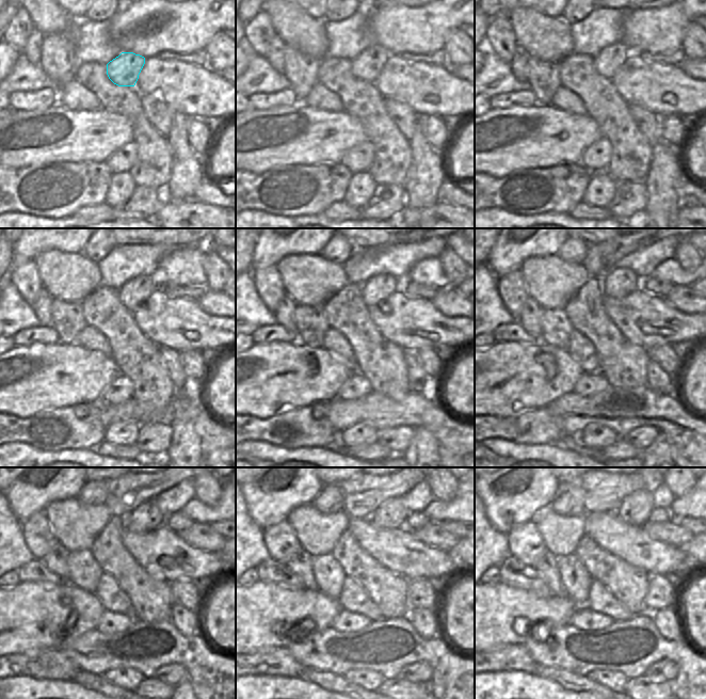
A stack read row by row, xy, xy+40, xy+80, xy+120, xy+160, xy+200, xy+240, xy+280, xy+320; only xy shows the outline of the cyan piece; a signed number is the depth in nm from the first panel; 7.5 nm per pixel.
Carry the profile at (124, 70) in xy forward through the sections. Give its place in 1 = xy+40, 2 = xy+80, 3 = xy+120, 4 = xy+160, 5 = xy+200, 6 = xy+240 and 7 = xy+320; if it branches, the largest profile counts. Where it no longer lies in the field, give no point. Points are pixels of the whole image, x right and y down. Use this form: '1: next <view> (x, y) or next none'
1: next xy+40 (367, 66)
2: next xy+80 (608, 61)
3: next xy+120 (137, 290)
4: next xy+160 (379, 287)
5: next xy+200 (620, 282)
6: next xy+240 (147, 517)
7: next xy+320 (635, 509)

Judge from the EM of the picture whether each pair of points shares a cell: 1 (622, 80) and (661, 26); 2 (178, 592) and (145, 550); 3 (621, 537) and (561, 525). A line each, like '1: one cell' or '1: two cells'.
1: two cells
2: two cells
3: two cells

